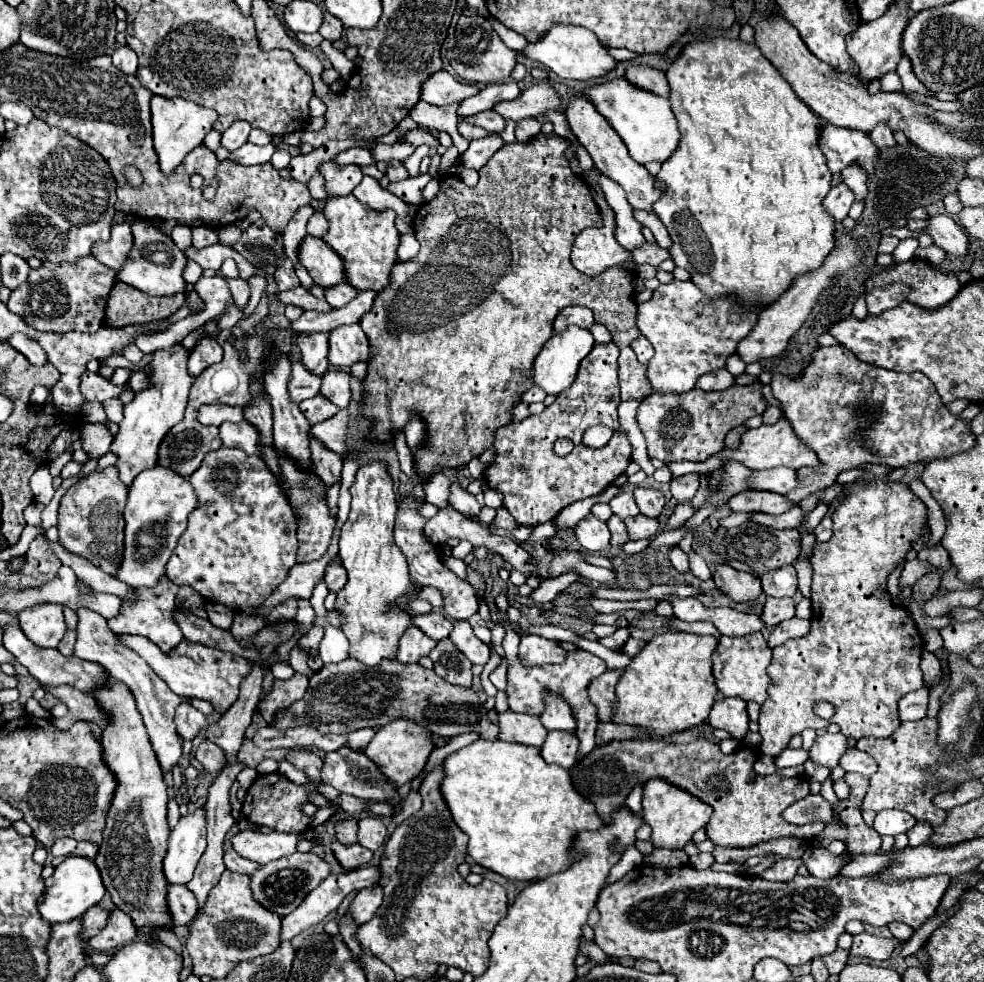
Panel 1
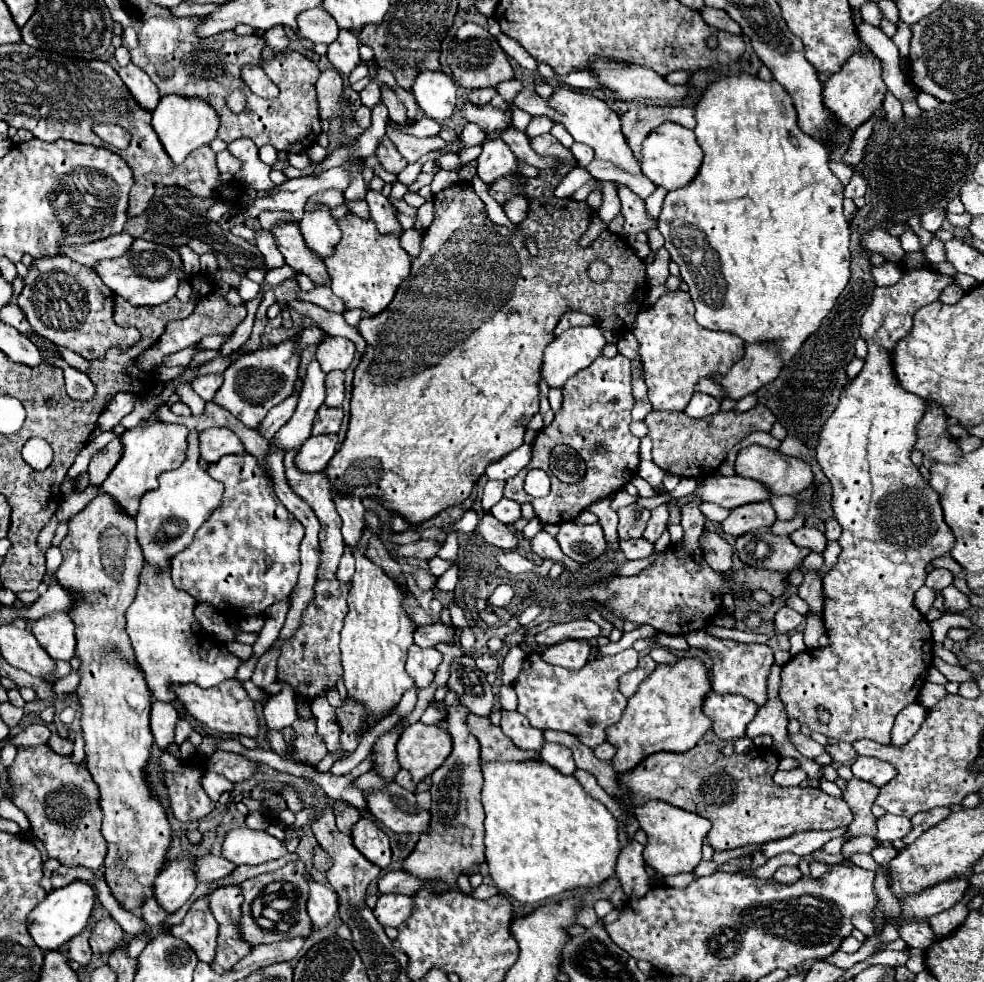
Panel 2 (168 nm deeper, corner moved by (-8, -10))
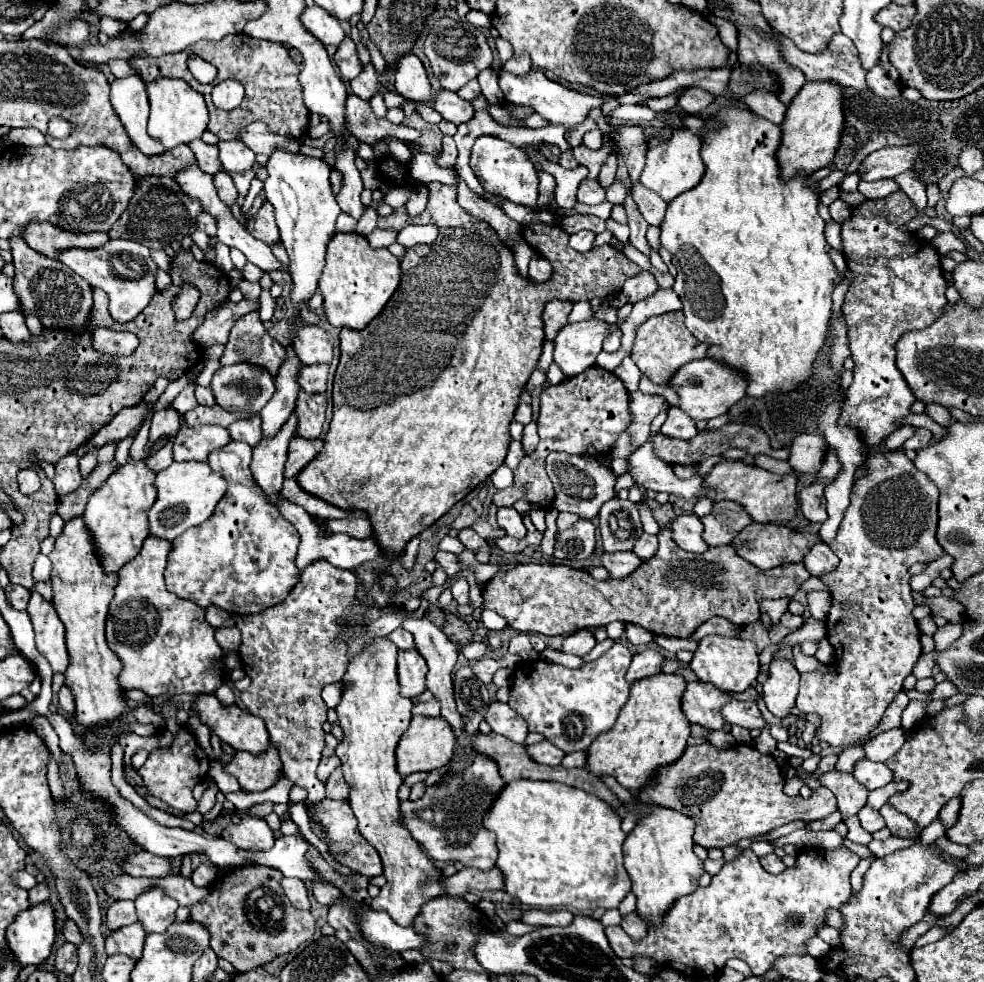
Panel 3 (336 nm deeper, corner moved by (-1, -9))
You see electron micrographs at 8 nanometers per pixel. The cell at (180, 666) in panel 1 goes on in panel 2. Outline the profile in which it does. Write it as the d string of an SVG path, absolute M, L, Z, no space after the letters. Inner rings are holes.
M235 678L221 682L219 688L203 690L197 684L185 684L173 690L177 692L177 698L187 706L187 714L199 720L201 724L205 724L215 734L235 734L235 736L249 736L249 738L259 736L261 726L257 726L257 712L253 700L247 696L241 682L237 682Z

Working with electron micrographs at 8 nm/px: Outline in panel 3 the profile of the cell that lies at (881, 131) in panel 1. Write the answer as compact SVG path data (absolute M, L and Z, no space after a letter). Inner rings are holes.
M836 33L832 37L830 45L826 47L826 51L820 53L820 55L804 53L792 41L784 39L784 59L788 59L788 63L792 67L798 67L806 75L808 81L828 81L828 79L832 79L832 81L838 81L838 83L842 83L846 87L854 87L858 91L870 91L870 87L866 83L866 73L868 71L860 63L860 57L856 53L856 45L844 33Z

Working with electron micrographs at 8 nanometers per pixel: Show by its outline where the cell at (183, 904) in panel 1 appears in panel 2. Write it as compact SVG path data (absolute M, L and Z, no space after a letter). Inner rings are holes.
M147 898L147 900L143 902L143 908L141 908L141 918L143 918L149 926L159 928L159 926L161 926L161 922L163 922L167 916L169 916L169 914L167 914L163 908L159 908L159 906L157 906L155 898Z

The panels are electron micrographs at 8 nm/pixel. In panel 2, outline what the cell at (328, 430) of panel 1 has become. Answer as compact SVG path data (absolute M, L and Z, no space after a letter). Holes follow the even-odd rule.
M337 434L311 436L295 458L295 466L301 472L323 472L337 450Z

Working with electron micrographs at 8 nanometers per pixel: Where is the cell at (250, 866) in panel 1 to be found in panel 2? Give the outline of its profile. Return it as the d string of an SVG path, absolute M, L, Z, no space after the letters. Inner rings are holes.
M205 854L201 858L195 858L195 876L199 882L209 882L209 880L219 880L235 870L235 864L225 860L223 856L213 856Z

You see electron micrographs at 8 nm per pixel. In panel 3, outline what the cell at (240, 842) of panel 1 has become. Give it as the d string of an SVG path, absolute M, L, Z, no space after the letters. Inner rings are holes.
M242 817L240 823L230 823L222 837L244 851L268 851L274 843L268 823L258 817Z

